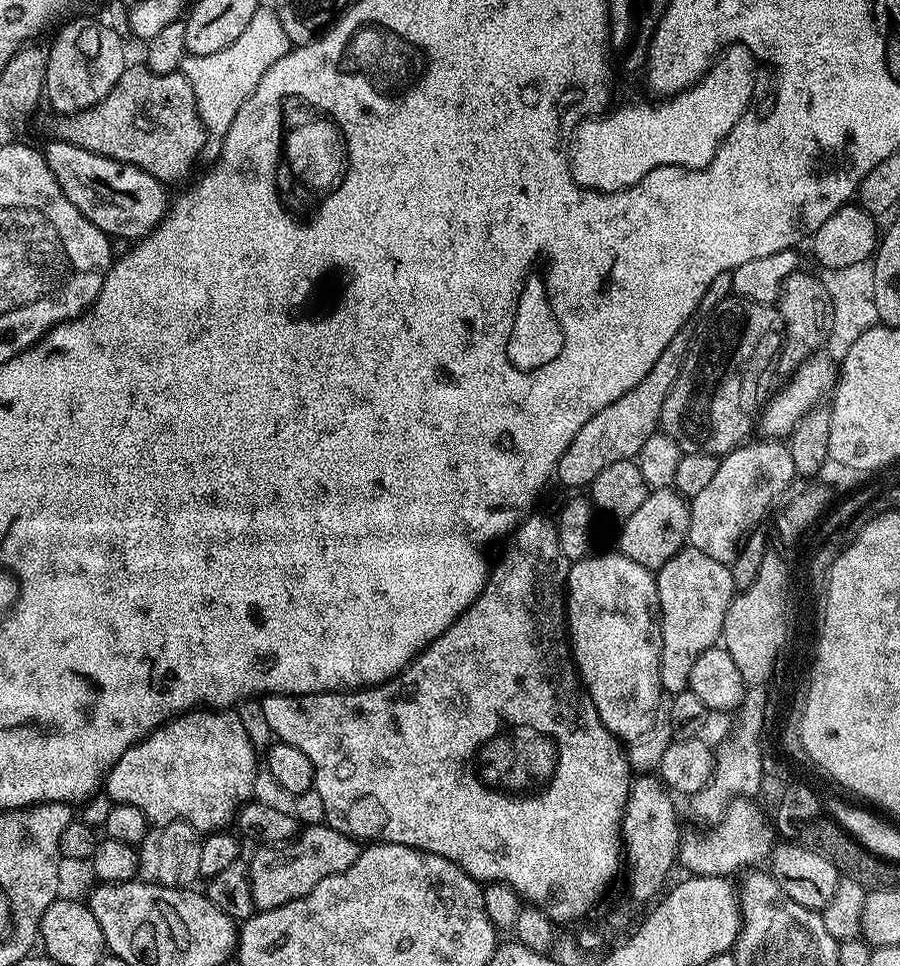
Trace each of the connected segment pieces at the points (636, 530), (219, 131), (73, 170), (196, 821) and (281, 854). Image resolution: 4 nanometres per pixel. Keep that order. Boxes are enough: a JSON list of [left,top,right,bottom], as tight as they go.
[[619,488,692,574],[178,6,293,142],[43,139,170,242],[106,710,258,834],[247,823,362,912]]

